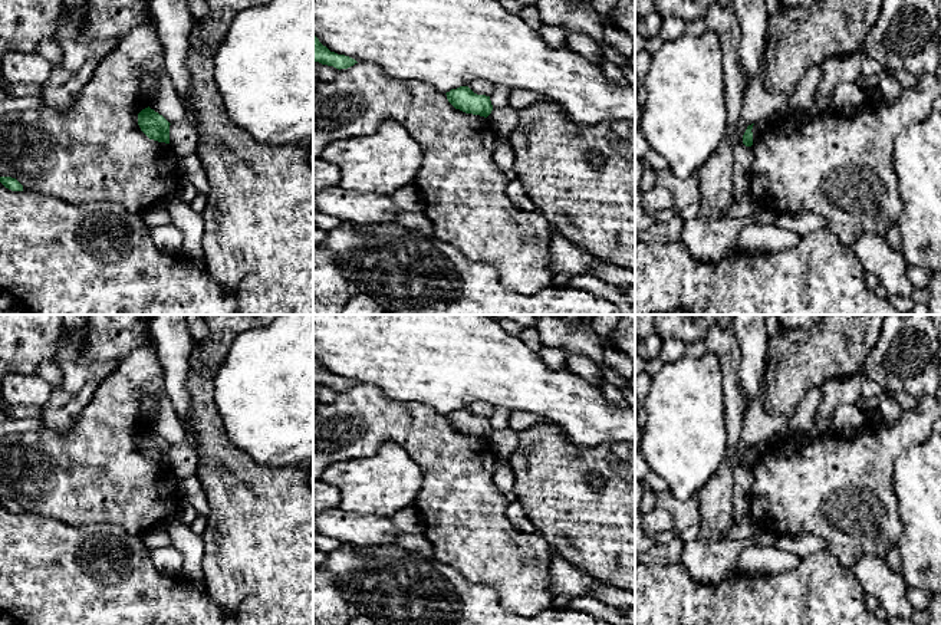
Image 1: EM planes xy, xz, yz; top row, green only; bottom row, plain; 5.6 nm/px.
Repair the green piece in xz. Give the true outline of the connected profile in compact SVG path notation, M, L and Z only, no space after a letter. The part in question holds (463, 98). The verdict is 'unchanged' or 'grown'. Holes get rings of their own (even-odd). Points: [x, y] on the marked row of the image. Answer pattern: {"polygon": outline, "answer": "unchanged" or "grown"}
{"polygon": "M460 86L457 89L451 89L445 95L448 102L455 109L460 109L465 114L473 114L487 118L493 111L490 96L477 95L468 86Z", "answer": "unchanged"}

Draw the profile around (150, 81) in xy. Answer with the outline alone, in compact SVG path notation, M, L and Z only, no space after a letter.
M162 70L157 72L145 72L141 76L141 99L147 106L151 106L155 93L157 93L157 86L161 79Z

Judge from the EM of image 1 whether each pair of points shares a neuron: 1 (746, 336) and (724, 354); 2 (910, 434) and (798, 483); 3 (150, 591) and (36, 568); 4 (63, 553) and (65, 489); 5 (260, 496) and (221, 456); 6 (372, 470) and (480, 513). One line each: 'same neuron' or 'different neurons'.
1: different neurons
2: same neuron
3: same neuron
4: different neurons
5: same neuron
6: different neurons

